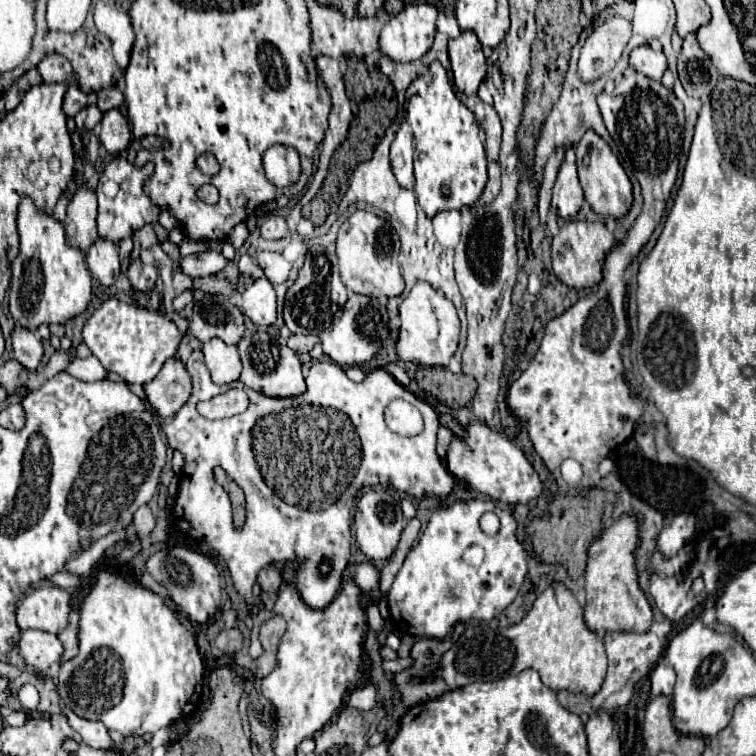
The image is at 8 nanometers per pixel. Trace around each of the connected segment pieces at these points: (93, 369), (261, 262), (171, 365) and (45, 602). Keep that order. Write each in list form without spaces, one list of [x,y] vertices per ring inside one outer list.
[[[90,356],[90,358],[74,358],[68,366],[66,366],[66,372],[84,380],[84,382],[94,382],[94,380],[102,380],[106,378],[106,370],[102,368],[100,360],[96,356]]]
[[[258,252],[256,260],[258,260],[258,266],[264,270],[264,276],[272,284],[286,282],[286,278],[290,274],[290,262],[286,262],[286,258],[282,254],[278,254],[278,252]]]
[[[170,358],[164,362],[156,380],[144,384],[144,390],[158,414],[170,418],[190,400],[192,378],[180,358]]]
[[[40,586],[24,596],[16,608],[16,624],[20,630],[36,628],[50,634],[64,630],[70,614],[70,594],[56,586]]]

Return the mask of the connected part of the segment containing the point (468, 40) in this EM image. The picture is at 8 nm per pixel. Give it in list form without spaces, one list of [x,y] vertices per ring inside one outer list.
[[[462,32],[458,38],[448,42],[448,54],[452,62],[454,84],[464,94],[476,94],[480,82],[486,76],[486,58],[474,32]]]

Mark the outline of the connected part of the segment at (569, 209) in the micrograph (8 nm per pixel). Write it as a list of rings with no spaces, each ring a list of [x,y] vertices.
[[[562,162],[556,184],[554,184],[554,192],[552,192],[552,210],[560,218],[570,220],[578,214],[582,204],[584,204],[584,194],[582,194],[582,188],[578,184],[576,164]]]

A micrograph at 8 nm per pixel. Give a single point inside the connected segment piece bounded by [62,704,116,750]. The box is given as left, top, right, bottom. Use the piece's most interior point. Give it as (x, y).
(95, 734)

